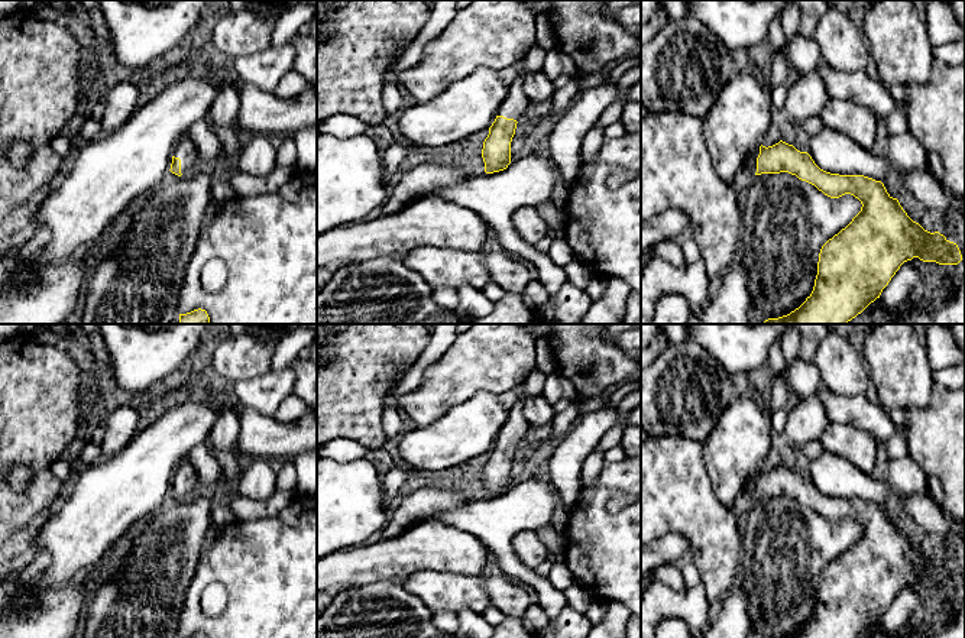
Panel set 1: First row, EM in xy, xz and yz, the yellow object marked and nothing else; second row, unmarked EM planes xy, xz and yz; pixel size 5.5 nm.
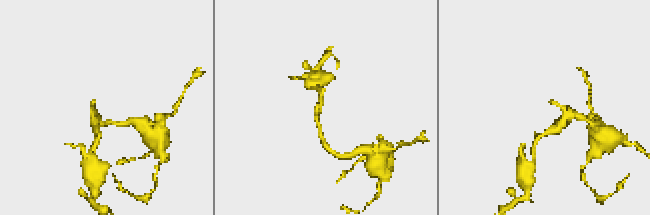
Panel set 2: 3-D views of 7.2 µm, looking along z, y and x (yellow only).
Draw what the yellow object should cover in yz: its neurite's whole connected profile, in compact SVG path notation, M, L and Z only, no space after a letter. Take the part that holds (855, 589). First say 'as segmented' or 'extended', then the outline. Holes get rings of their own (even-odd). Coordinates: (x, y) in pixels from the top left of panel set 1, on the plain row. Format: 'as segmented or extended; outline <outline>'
extended; outline M783 464L768 472L761 469L752 475L744 489L745 503L752 499L780 496L796 499L830 522L851 518L862 528L852 545L822 570L813 615L790 638L861 638L880 622L883 613L904 586L919 582L923 586L958 589L962 584L956 567L949 566L939 556L930 557L913 545L898 524L887 516L881 505L864 499L826 496L815 488L807 476L800 476Z

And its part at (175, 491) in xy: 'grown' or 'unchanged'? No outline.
grown

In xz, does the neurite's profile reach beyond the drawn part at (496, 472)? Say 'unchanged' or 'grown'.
grown

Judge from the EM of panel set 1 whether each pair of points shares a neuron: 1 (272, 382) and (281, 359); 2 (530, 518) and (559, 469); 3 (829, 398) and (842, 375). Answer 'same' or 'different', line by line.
1: different
2: different
3: different

